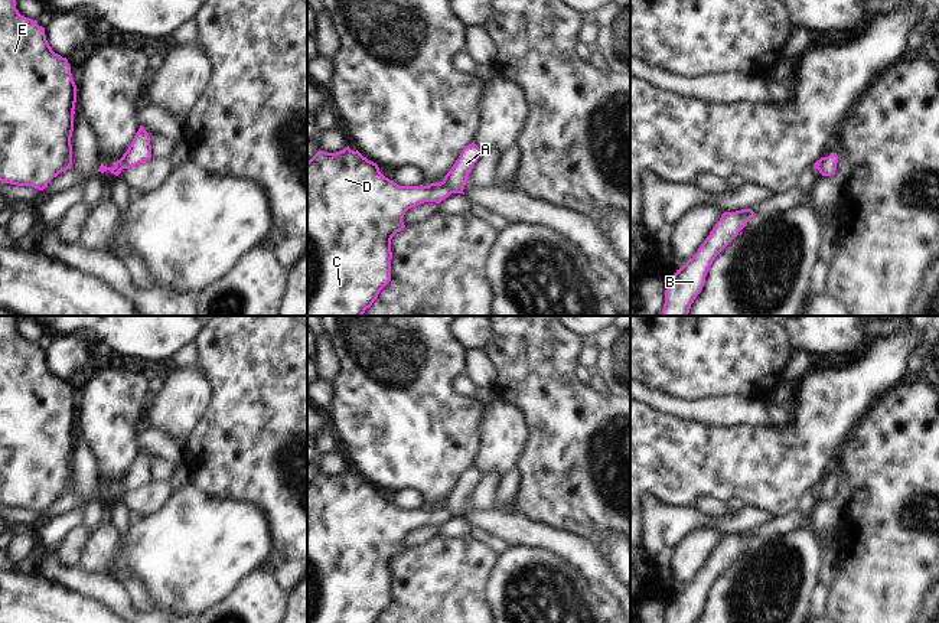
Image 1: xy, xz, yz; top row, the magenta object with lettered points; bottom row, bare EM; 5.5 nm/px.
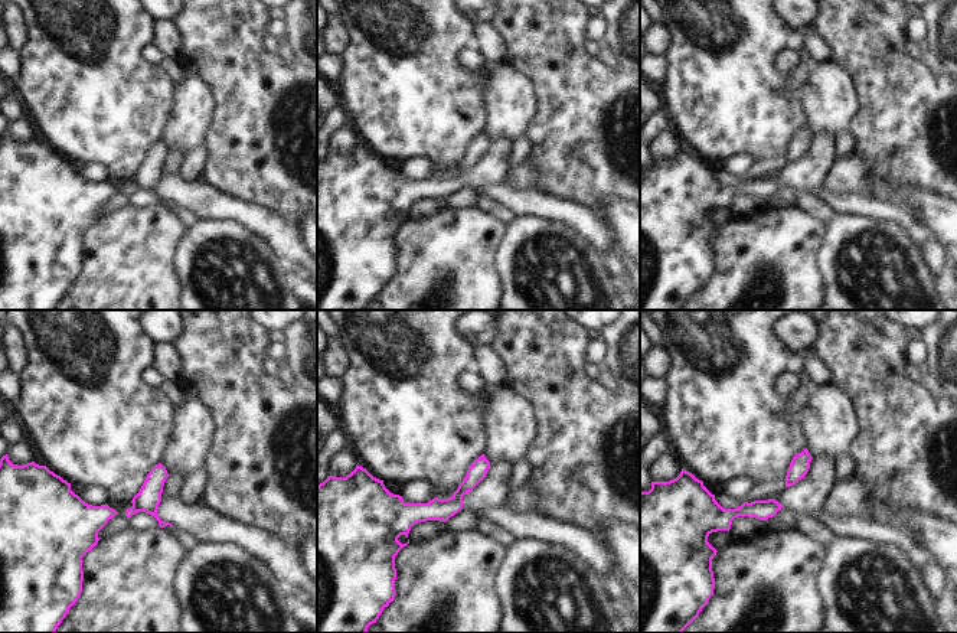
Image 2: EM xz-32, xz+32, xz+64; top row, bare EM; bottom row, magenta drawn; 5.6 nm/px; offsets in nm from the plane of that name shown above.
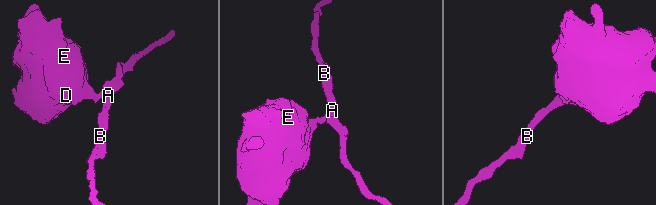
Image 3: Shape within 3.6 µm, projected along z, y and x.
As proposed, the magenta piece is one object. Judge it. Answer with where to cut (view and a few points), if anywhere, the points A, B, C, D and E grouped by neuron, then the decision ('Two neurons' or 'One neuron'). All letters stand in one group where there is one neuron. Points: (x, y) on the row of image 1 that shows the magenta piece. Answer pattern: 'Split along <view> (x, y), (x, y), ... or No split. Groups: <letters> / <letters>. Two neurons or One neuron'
Split along xz (443, 180), (452, 192). Groups: A B / C D E. Two neurons.

